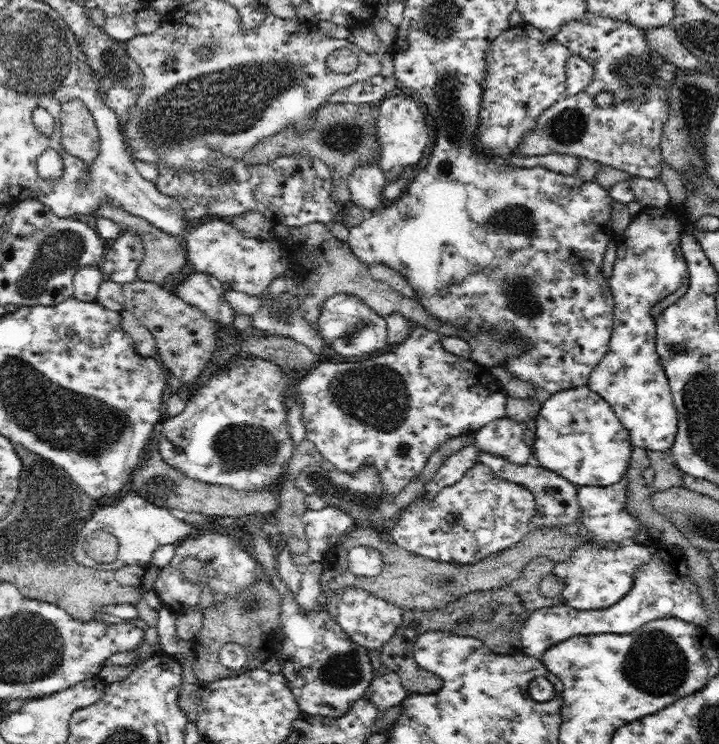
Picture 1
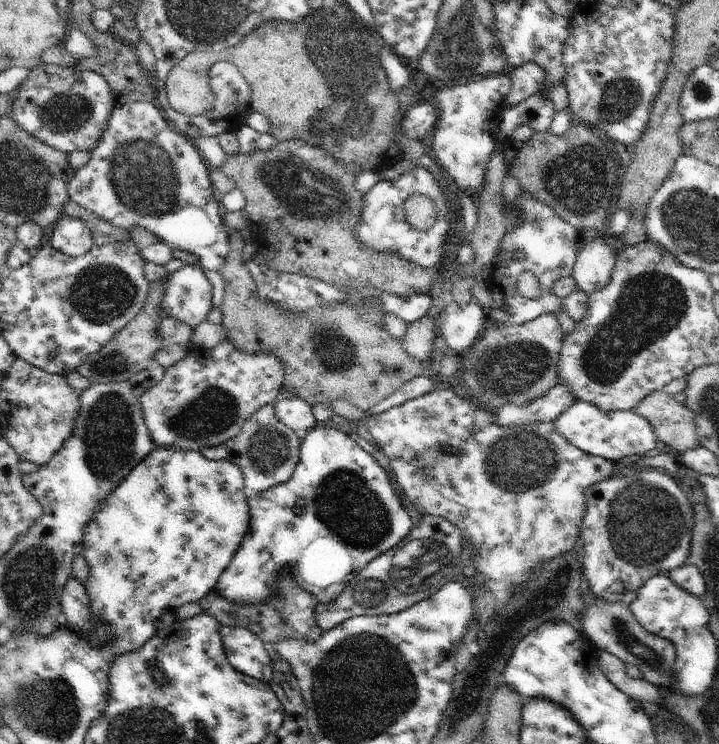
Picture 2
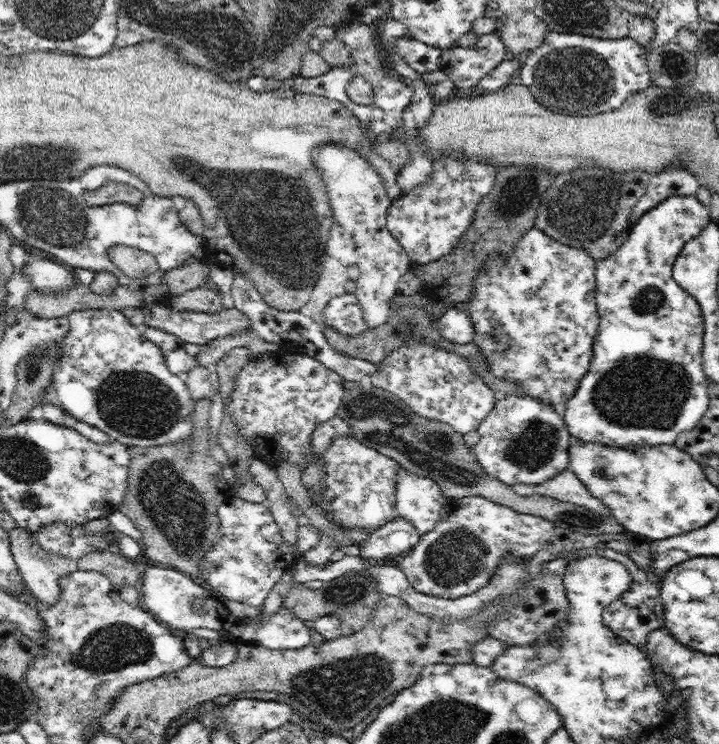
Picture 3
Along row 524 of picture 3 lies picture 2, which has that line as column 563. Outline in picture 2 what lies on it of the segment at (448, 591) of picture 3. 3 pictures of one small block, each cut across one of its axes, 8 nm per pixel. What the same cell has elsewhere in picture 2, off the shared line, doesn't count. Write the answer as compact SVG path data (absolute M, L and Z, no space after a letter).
M439 386L433 391L417 399L412 399L399 407L392 407L383 413L368 416L363 426L368 430L370 444L378 444L388 456L395 481L403 490L408 502L415 506L421 514L442 517L462 530L462 536L464 536L464 542L466 542L465 548L470 550L470 564L475 567L476 571L496 581L520 584L528 578L529 572L536 565L542 565L542 562L558 555L570 553L573 549L578 550L580 543L579 528L587 509L585 492L589 486L597 485L599 482L610 478L614 468L612 467L612 461L606 460L604 457L588 454L568 442L555 430L554 423L534 424L534 426L524 426L522 430L513 430L512 427L503 427L500 423L497 423L499 414L483 408L484 406L480 407L469 399L459 396L456 389Z

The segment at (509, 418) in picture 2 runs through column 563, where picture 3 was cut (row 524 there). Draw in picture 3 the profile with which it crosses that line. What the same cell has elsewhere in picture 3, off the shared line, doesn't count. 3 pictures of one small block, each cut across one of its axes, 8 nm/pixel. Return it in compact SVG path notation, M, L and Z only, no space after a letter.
M398 514L368 534L360 556L375 563L396 562L412 550L420 536L420 531Z

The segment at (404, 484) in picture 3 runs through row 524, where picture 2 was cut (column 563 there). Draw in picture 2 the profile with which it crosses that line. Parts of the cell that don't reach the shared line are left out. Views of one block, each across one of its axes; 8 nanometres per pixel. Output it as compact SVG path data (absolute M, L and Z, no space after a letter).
M578 400L553 423L555 430L575 447L612 462L618 462L631 454L644 455L656 446L657 441L650 423L632 409L604 412L595 404Z

